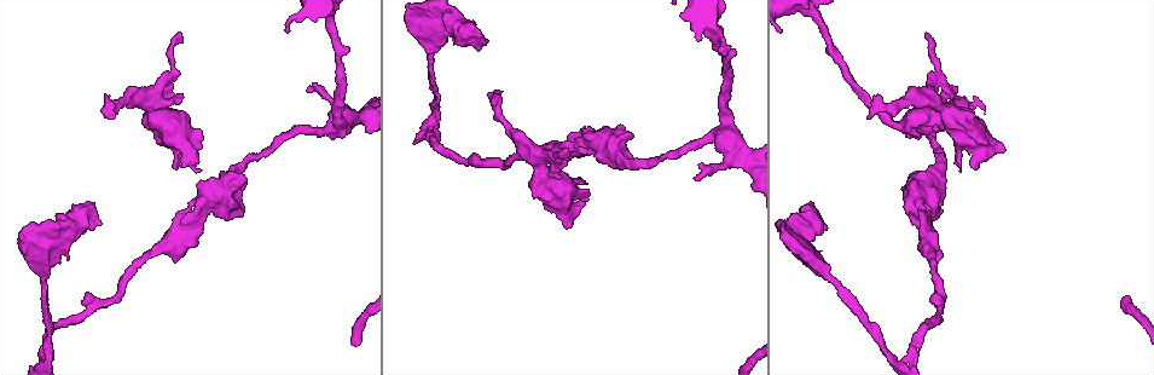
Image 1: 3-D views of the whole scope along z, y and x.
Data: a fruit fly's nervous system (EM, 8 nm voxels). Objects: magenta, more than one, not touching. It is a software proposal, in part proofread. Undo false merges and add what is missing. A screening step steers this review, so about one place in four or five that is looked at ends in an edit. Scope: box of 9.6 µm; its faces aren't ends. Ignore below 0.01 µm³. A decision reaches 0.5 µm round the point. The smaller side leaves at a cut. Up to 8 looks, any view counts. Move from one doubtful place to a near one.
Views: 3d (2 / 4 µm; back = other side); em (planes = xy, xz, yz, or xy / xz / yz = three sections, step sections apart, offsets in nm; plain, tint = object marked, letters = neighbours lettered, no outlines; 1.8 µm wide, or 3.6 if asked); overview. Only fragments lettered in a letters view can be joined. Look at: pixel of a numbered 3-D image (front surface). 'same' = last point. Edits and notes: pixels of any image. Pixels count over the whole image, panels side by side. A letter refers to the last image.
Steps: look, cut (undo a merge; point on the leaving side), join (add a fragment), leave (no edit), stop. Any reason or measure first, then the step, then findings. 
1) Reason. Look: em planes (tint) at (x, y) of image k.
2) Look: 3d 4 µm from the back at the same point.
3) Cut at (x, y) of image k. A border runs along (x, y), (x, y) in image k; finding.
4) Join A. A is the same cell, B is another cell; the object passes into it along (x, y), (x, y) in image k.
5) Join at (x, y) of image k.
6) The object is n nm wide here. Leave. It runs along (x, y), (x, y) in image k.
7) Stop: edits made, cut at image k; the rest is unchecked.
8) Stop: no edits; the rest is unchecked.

Thick turns thin. Look: em 3.6 µm planes (letters) at (940, 115) of image 1.

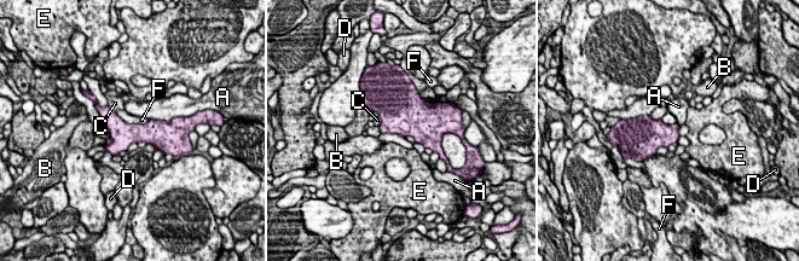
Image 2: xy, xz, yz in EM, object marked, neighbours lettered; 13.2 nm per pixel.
Leave. A, B, C, D, E and F are other cells; it runs along (102, 111), (123, 132), (166, 128) in image 2; continuous, no second neuron.

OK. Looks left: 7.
Four or more arms meet. Look: 3d 4 µm at (932, 98) of image 1.

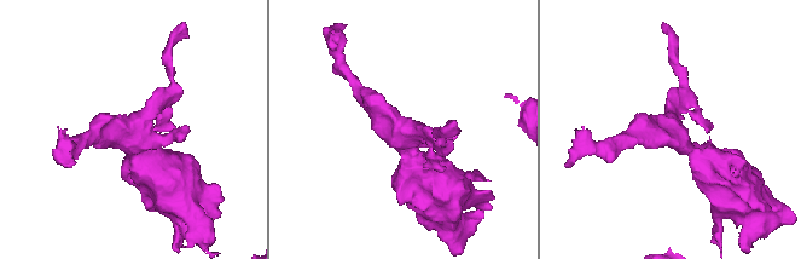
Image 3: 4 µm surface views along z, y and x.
4 arms meet here; need the tissue. Look: em yz step 4 (tint) at (127, 136) of image 3.

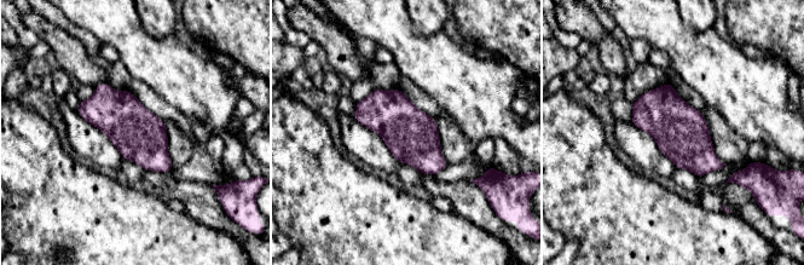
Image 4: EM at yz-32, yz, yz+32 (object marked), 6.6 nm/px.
Cut it another way. Look: em planes (letters) at the same point.

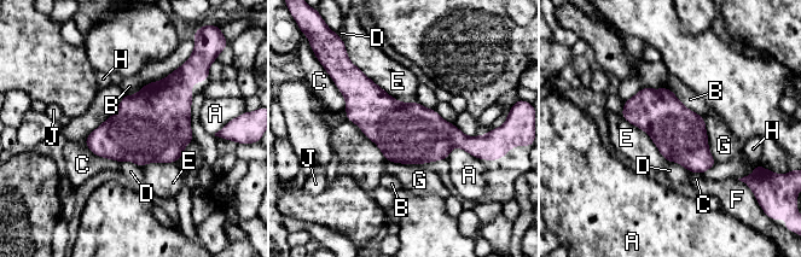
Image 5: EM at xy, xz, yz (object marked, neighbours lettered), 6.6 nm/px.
The longest contact is with E, 500 nm. Leave. A, B, C, D, E, F, G, H and J are other cells; a border runs along (353, 64), (394, 98), (416, 101) in image 5; all the same neuron.

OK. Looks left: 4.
Branch stops here. Look: 3d 4 µm at (485, 42) of image 1.

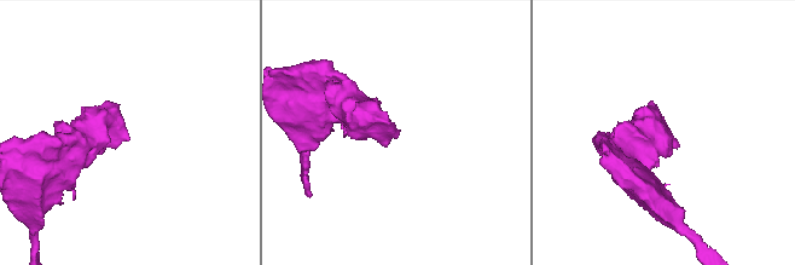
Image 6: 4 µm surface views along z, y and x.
Need the tissue. Look: em planes (letters) at (397, 129) of image 6.

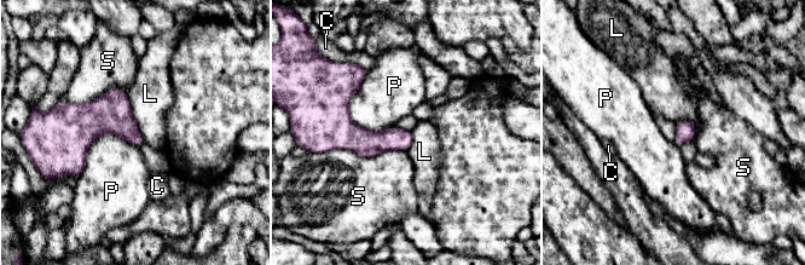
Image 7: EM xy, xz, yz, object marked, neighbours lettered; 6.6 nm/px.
The longest contact is with S, 550 nm. Leave. C, L, P and S are other cells; none of them fits.

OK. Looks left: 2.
Stop: no edits; the rest is unchecked.

